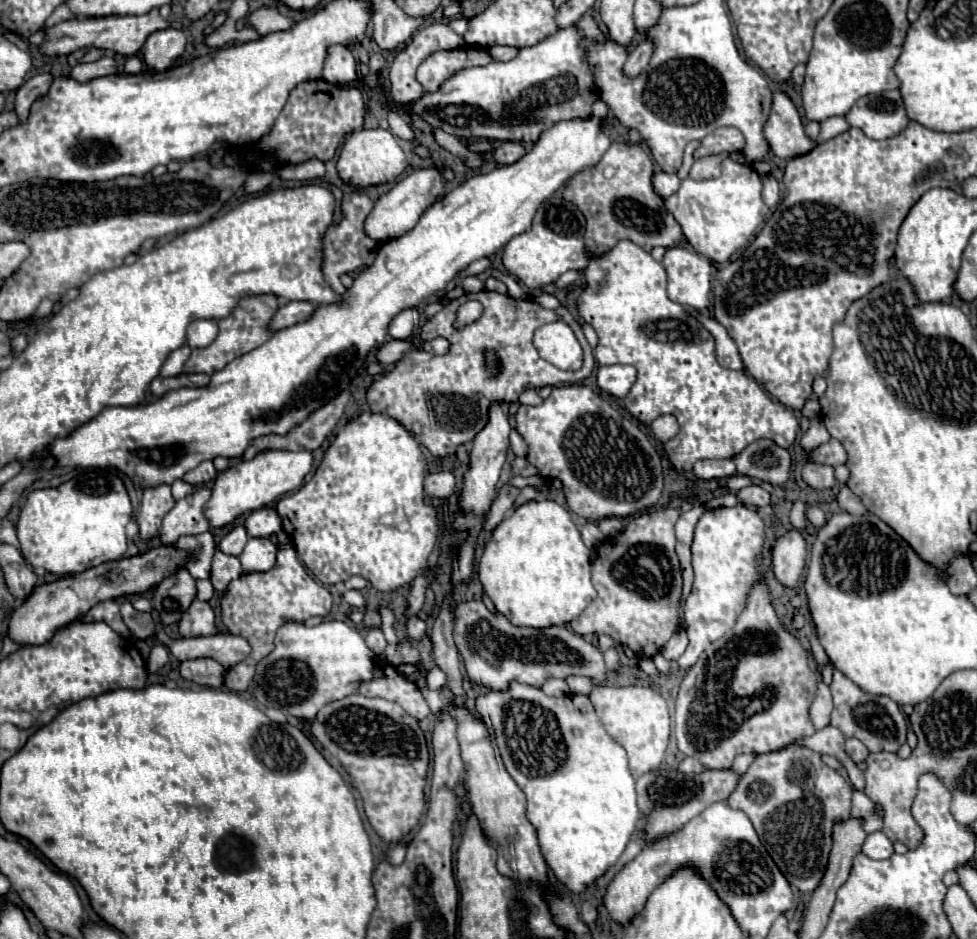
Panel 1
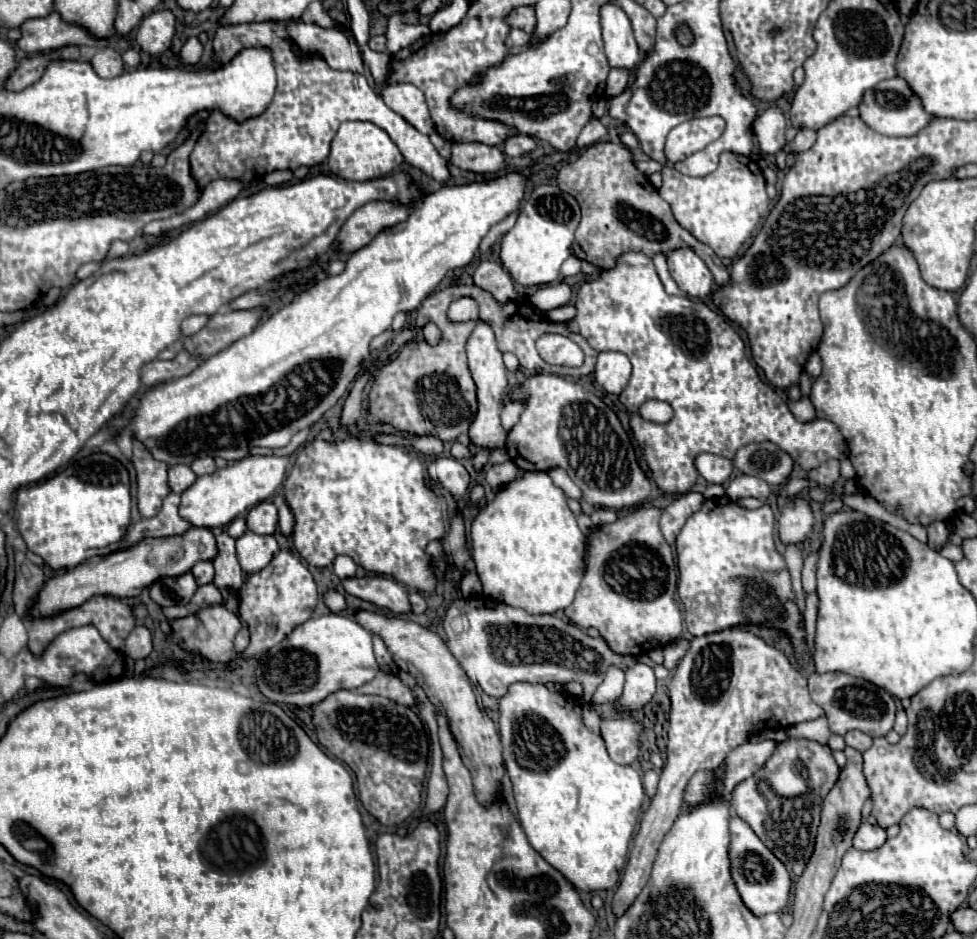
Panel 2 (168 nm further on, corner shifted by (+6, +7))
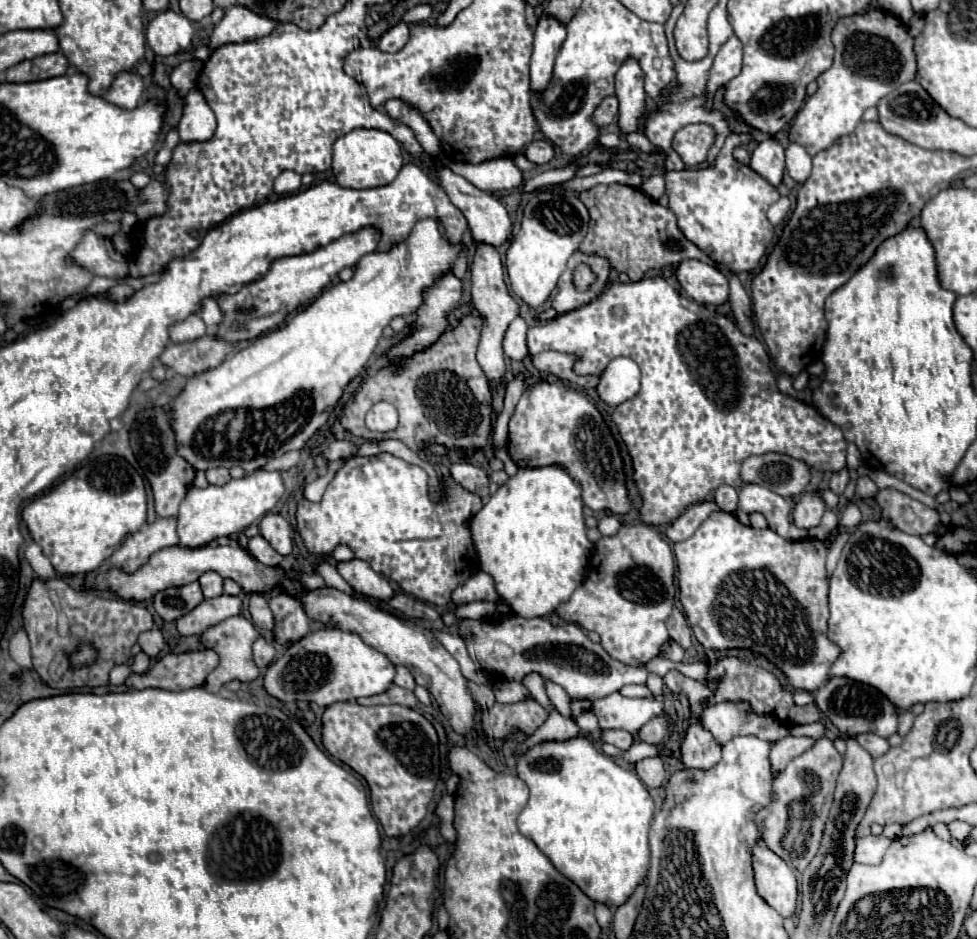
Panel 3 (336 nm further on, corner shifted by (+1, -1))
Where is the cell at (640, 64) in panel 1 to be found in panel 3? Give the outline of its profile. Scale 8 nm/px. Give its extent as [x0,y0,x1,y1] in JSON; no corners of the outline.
[595,95,619,127]

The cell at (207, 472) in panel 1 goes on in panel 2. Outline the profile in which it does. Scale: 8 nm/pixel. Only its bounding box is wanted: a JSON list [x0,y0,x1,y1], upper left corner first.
[192,457,216,475]

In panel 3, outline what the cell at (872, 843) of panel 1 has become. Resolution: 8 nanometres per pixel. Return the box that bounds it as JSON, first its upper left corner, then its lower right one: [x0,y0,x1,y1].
[855,835,891,865]

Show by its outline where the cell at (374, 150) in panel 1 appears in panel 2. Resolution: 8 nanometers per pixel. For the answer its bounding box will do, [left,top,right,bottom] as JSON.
[328,121,404,181]

